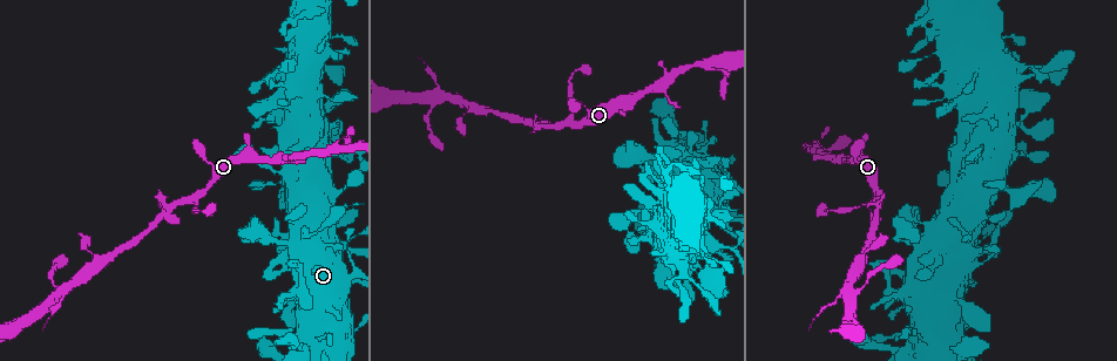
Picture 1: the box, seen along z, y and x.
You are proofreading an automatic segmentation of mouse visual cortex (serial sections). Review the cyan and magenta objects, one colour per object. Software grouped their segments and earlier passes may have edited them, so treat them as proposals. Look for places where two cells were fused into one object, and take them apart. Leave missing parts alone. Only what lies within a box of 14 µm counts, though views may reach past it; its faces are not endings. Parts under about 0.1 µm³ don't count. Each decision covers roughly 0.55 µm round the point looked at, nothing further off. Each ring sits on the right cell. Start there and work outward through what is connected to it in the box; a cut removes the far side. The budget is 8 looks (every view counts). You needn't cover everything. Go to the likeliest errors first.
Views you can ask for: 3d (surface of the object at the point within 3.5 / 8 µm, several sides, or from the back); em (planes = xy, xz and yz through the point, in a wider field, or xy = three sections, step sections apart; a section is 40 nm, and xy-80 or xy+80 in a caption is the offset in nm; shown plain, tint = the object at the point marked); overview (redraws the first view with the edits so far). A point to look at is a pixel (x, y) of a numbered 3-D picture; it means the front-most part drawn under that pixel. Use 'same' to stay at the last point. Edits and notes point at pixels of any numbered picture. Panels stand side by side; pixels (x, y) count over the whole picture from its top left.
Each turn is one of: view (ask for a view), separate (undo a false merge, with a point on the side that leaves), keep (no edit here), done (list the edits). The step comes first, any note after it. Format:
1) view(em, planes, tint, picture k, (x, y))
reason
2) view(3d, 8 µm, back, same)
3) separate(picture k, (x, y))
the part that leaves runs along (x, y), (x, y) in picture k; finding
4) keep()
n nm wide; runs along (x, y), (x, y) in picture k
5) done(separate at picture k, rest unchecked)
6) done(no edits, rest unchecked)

view(3d, 3.5 µm, picture 1, (344, 245))
three arms meet

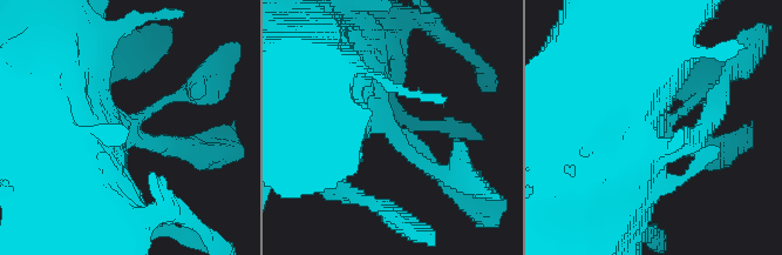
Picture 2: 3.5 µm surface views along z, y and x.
view(em, xy, step 5, tint, picture 2, (134, 127))
3 arms; arms of 150, 250, 700 nm; now the EM

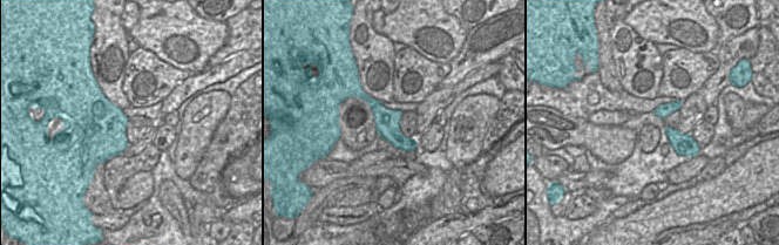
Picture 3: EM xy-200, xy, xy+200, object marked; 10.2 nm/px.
keep()
runs along (353, 93), (413, 144) in picture 3; continuous, no second cell

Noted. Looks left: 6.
view(3d, 3.5 µm, picture 1, (691, 155))
abrupt turn

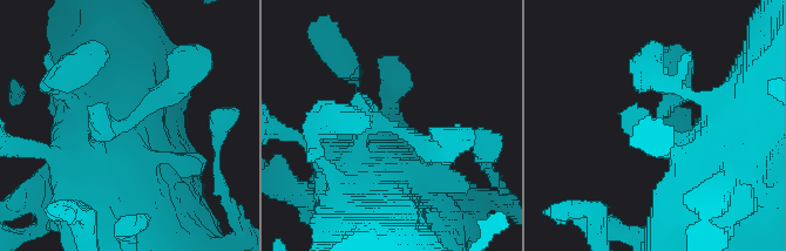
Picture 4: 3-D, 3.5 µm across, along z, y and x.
view(em, xy, step 2, plain, picture 4, (134, 119))
now the EM

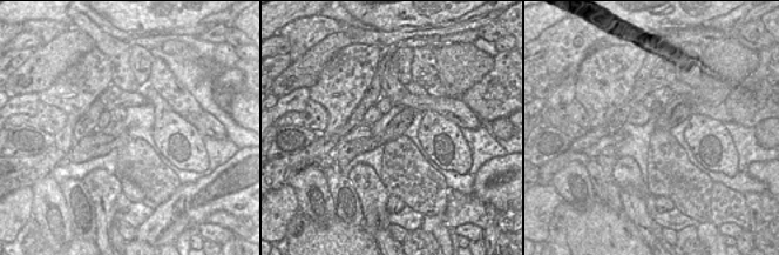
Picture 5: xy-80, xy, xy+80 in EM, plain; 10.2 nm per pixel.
view(em, xy, step 2, tint, same)

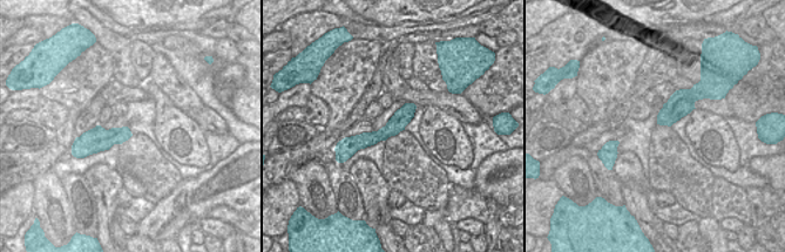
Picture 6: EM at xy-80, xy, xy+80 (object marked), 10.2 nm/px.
keep()
runs along (412, 107), (383, 134), (346, 145) in picture 6; one cell here

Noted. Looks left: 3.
view(3d, 3.5 µm, picture 1, (352, 279))
sharp bend

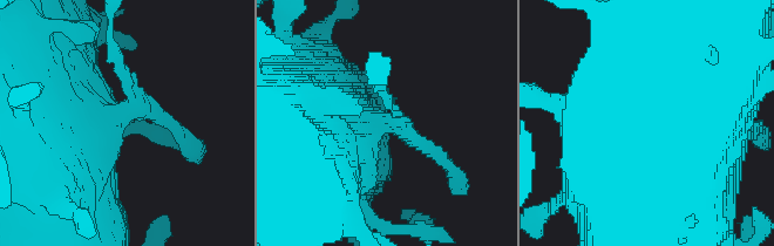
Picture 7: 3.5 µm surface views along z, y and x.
view(em, xy, step 5, tint, picture 7, (382, 124))
now the EM

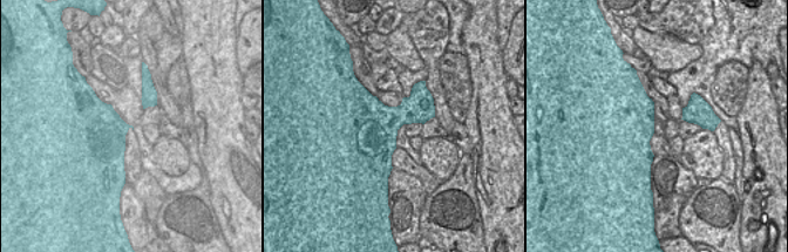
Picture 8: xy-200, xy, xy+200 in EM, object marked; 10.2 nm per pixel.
keep()
runs along (27, 98), (117, 55) in picture 7; continuous, no second cell

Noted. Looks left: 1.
done(no edits, rest unchecked)

